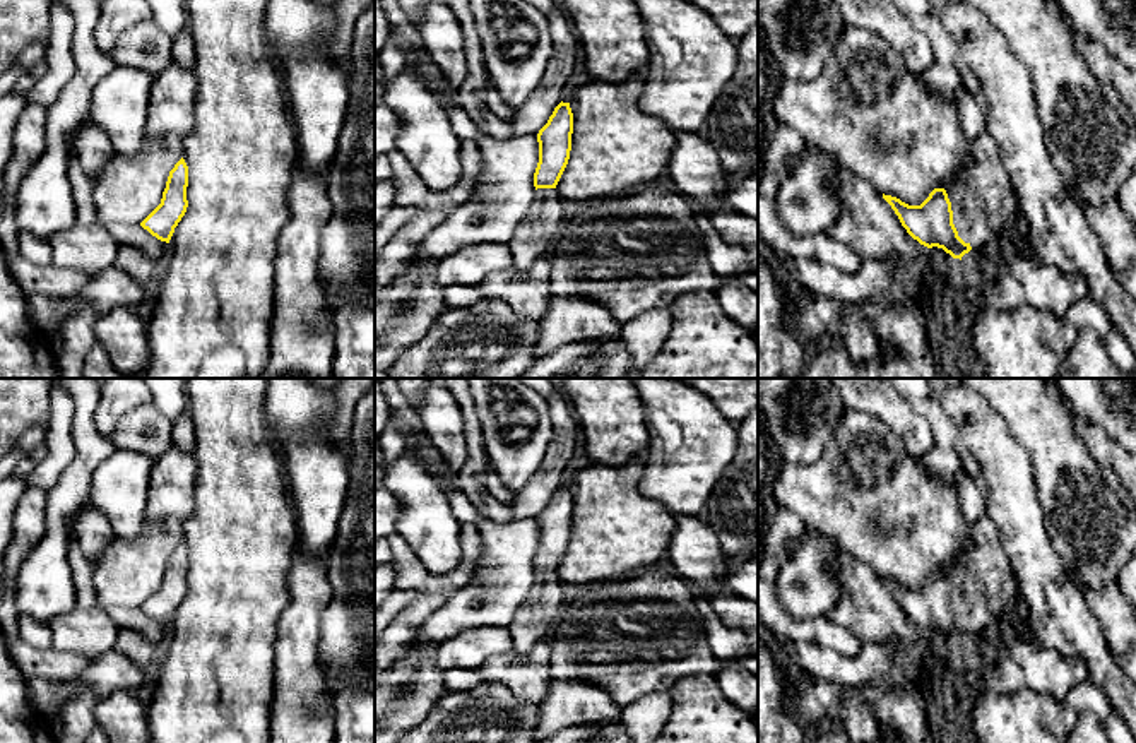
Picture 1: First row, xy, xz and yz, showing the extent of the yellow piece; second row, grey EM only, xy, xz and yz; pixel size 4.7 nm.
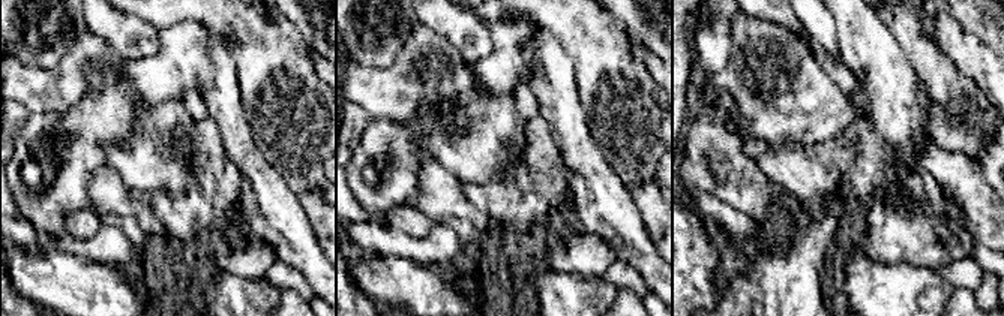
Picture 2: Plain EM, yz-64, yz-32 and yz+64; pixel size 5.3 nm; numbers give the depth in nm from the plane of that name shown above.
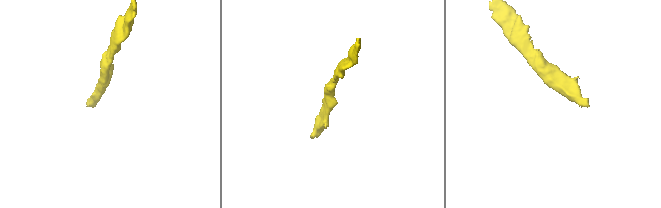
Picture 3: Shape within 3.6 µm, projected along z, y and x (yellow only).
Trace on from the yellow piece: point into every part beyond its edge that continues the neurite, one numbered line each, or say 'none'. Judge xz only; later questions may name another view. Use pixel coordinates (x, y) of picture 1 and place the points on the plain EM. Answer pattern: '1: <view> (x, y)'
1: xz (539, 612)

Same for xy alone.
none

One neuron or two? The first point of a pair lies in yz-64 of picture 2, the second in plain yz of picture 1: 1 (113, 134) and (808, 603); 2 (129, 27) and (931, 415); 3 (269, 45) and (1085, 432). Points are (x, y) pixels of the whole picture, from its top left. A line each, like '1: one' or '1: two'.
1: one
2: two
3: two

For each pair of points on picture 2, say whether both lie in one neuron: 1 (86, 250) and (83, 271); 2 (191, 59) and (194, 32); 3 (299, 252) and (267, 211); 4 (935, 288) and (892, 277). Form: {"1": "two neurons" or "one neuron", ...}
{"1": "two neurons", "2": "one neuron", "3": "one neuron", "4": "one neuron"}

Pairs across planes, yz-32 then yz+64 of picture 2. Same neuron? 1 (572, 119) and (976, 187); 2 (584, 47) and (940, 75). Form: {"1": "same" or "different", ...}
{"1": "different", "2": "same"}

